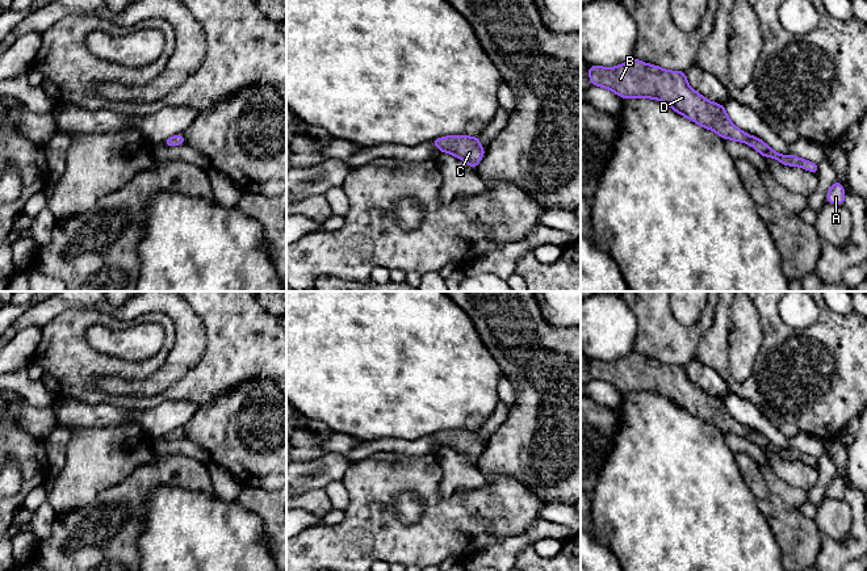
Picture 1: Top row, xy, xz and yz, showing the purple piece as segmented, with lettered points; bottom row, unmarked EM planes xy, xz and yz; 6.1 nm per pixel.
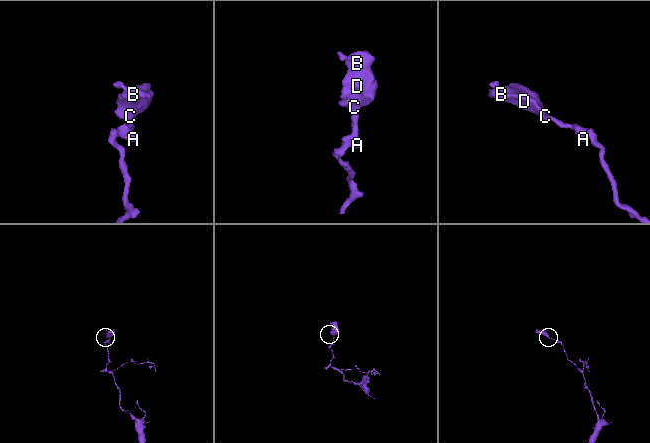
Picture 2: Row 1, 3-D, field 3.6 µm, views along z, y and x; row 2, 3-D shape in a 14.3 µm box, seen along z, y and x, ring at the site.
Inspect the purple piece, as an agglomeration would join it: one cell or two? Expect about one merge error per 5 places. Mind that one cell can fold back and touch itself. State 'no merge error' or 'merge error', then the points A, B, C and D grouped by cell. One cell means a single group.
no merge error; groups A B C D

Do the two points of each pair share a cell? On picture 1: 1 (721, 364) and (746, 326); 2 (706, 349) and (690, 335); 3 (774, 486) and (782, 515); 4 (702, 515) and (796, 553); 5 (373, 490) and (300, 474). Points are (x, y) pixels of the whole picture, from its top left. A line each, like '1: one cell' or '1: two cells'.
1: two cells
2: two cells
3: two cells
4: two cells
5: two cells

